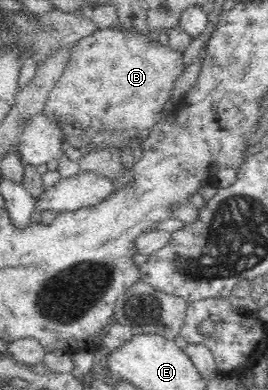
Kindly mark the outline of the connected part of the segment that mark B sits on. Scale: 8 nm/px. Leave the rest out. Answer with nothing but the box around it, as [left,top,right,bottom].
[41,27,185,154]

